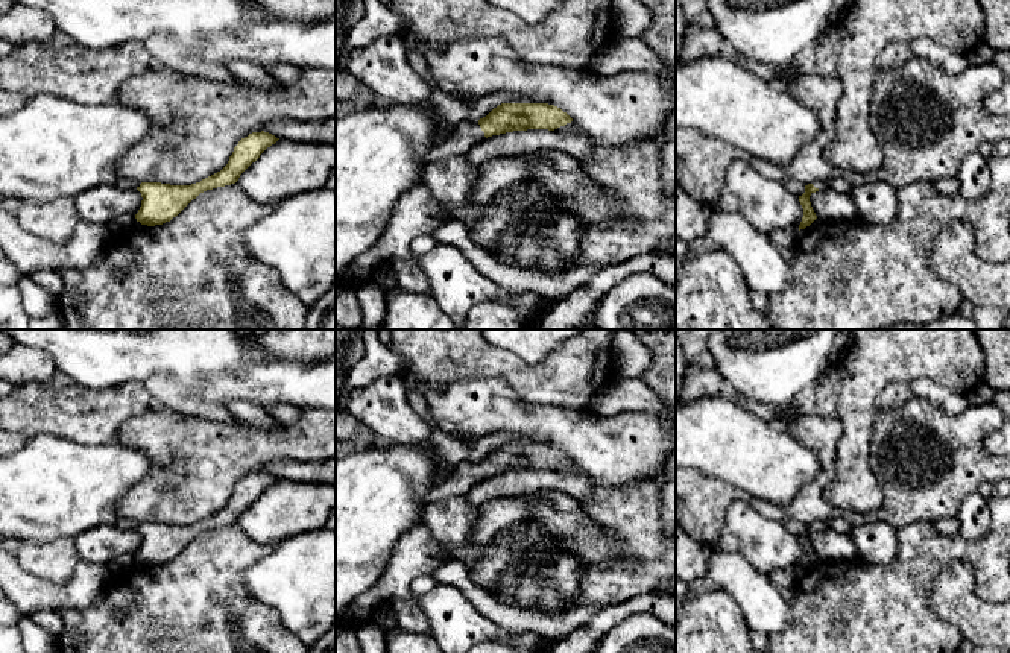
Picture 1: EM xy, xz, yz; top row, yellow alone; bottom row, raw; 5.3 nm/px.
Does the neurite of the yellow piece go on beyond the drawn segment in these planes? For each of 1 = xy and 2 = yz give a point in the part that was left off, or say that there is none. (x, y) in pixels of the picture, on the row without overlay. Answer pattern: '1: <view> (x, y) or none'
1: xy (122, 523)
2: yz (822, 526)

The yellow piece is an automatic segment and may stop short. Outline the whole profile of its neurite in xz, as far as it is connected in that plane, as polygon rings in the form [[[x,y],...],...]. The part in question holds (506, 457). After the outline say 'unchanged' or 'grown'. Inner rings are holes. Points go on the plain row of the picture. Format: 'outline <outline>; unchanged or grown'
outline [[[501,443],[477,463],[463,462],[454,474],[424,497],[424,507],[451,497],[466,495],[478,481],[513,471],[554,471],[573,459],[560,448],[548,443]]]; grown

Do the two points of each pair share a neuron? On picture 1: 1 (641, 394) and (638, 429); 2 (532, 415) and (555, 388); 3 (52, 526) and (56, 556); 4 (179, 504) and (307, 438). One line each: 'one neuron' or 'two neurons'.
1: two neurons
2: two neurons
3: two neurons
4: one neuron

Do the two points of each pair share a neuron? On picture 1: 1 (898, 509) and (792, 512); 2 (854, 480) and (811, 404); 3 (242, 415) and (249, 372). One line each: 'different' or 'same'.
1: same
2: same
3: different

